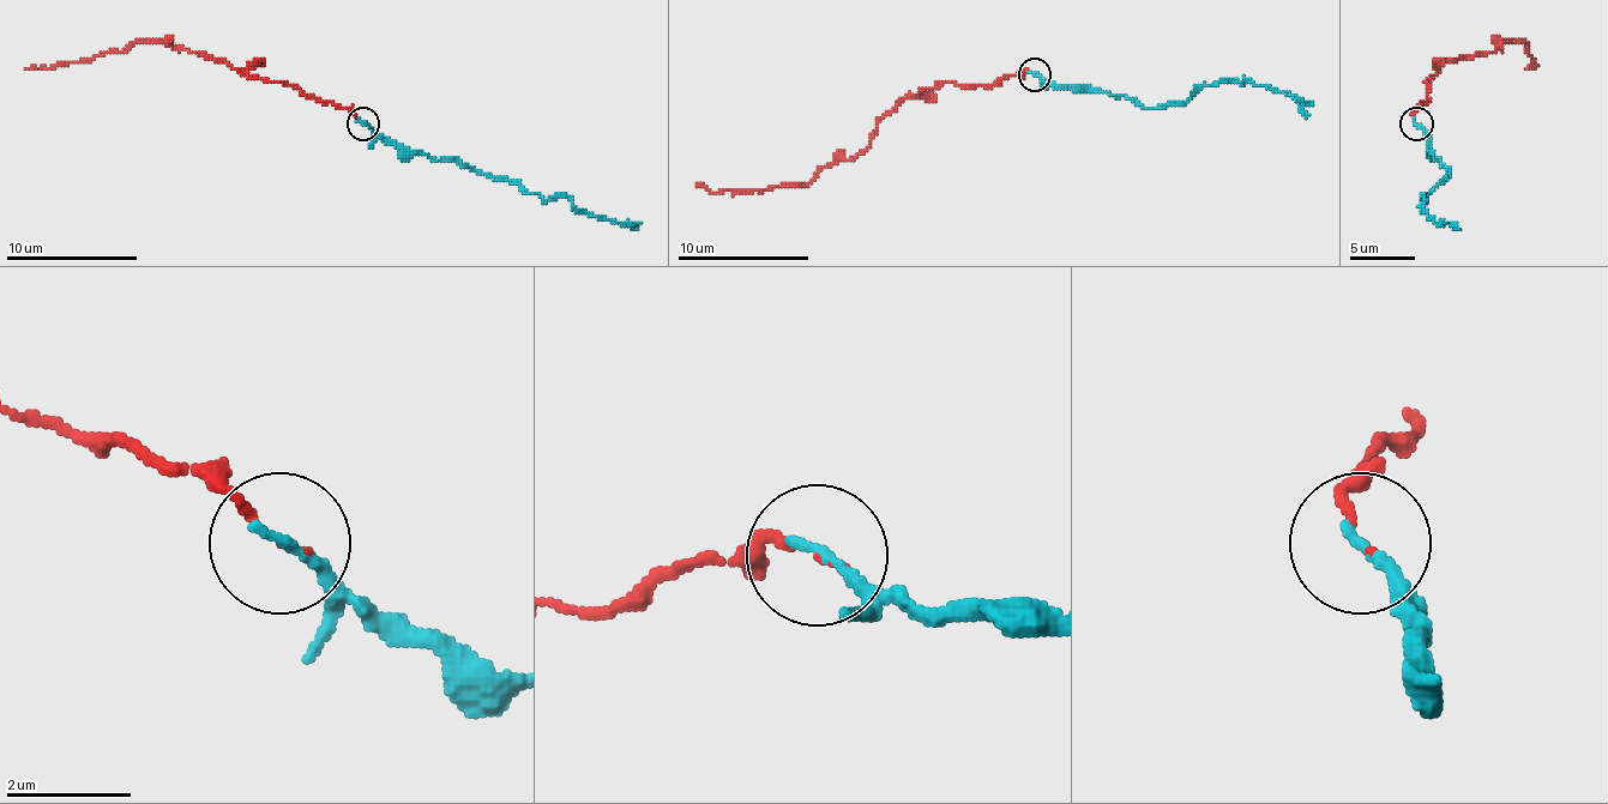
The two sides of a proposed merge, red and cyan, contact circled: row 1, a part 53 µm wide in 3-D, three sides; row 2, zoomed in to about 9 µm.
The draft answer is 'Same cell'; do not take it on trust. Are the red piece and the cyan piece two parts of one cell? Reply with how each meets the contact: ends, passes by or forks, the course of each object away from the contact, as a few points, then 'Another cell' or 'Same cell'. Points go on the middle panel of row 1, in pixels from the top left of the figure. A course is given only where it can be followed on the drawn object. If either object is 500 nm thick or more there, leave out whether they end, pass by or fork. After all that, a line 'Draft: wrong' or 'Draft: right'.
At the ring red ends. At the ring cyan ends. Course of red: (1034, 76), (922, 89), (877, 125), (867, 147), (827, 163), (808, 183), (720, 193), (697, 183). Course of cyan: (1034, 76), (1132, 98), (1145, 108), (1187, 102), (1217, 82), (1236, 78), (1286, 91), (1306, 118). Another cell
Draft: wrong

